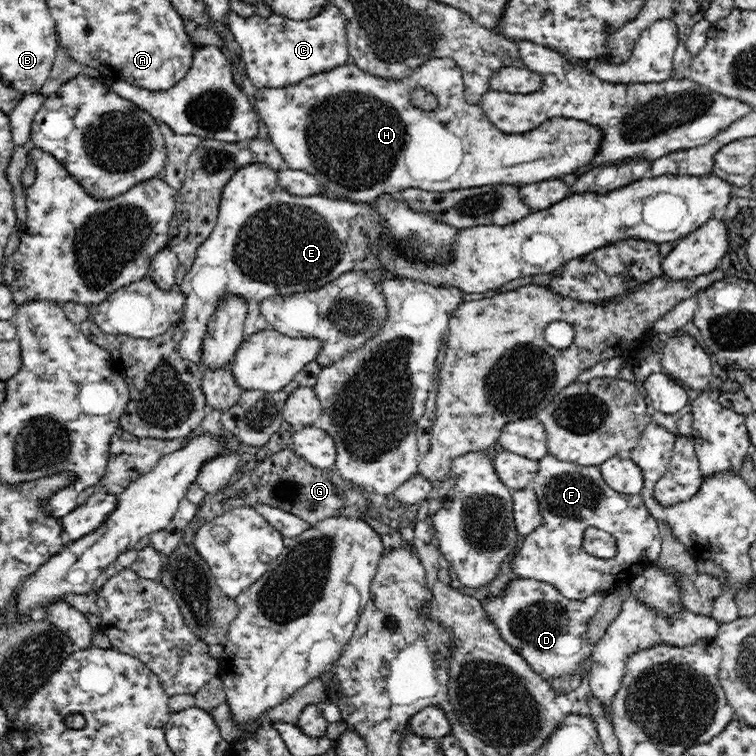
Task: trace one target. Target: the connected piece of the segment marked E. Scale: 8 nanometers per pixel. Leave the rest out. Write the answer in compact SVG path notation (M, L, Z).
M262 163L243 166L233 174L233 180L221 194L218 207L217 225L212 234L197 250L197 258L186 271L179 287L184 291L185 310L181 318L183 337L179 342L182 359L200 362L204 348L204 338L210 318L218 307L219 300L227 293L244 295L245 302L262 302L275 295L291 295L320 289L329 282L336 281L348 272L378 272L387 270L393 276L406 280L438 285L443 288L460 289L467 298L473 295L487 295L504 286L506 282L520 276L534 276L554 272L563 263L579 255L590 254L598 247L610 246L619 239L638 238L648 242L674 242L688 236L714 216L716 210L724 208L730 200L729 180L712 175L709 178L696 175L669 174L660 177L642 178L630 186L608 194L571 194L548 209L531 212L521 221L512 225L482 225L459 229L451 244L447 259L422 259L408 257L404 251L390 241L384 225L385 217L374 207L357 204L344 198L328 199L323 195L294 196L281 188L277 182L279 173Z

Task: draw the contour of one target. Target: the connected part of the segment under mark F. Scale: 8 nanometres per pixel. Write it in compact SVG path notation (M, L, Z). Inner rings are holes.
M550 454L539 460L539 469L531 486L536 493L542 515L542 525L526 535L518 558L514 558L512 572L519 578L544 581L548 588L559 591L570 601L584 602L599 593L606 594L613 588L630 586L631 580L646 571L662 552L663 539L656 519L649 513L640 494L620 493L606 484L600 466L580 466L566 462ZM590 527L604 530L618 542L618 554L614 558L595 558L585 550L585 532Z

